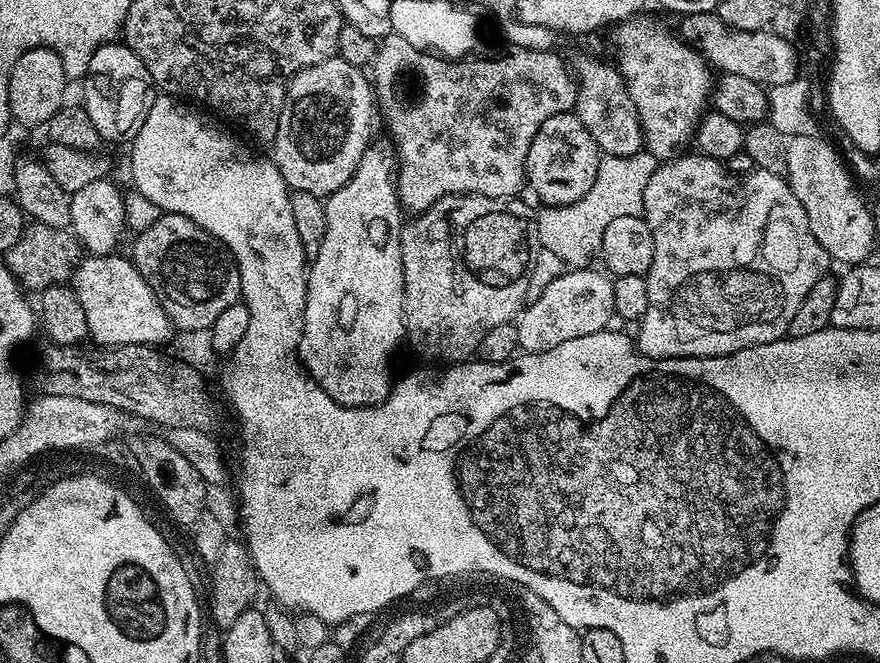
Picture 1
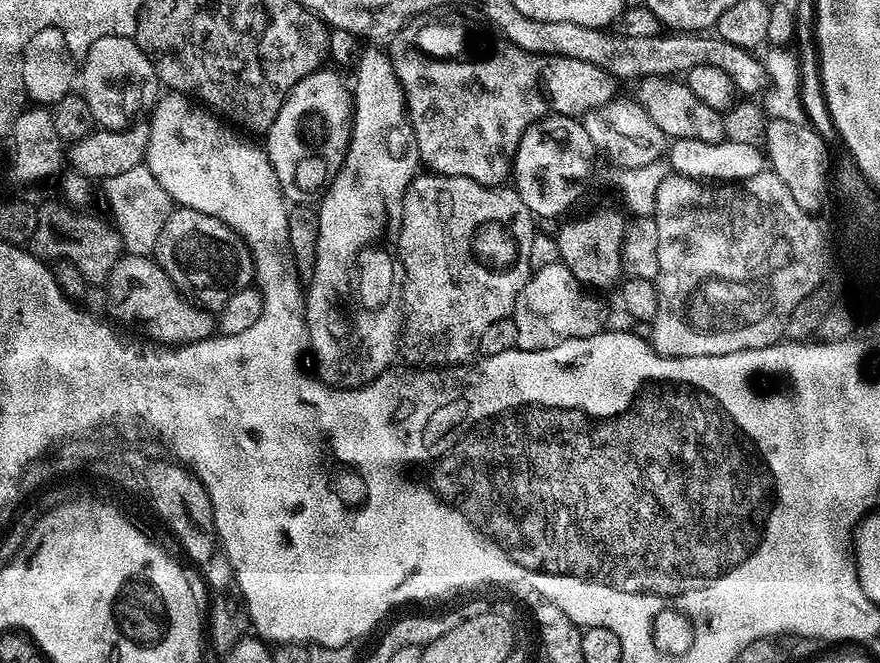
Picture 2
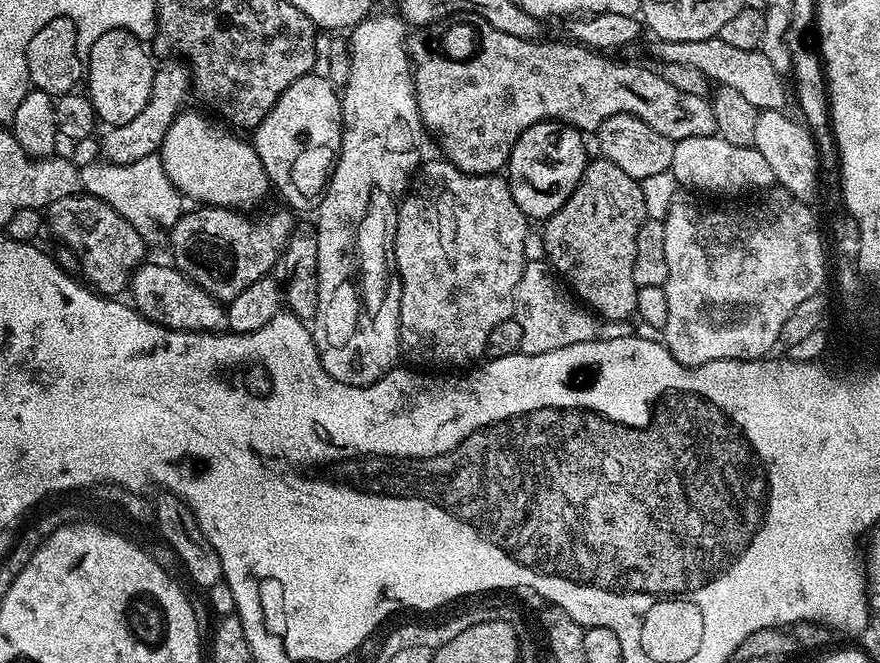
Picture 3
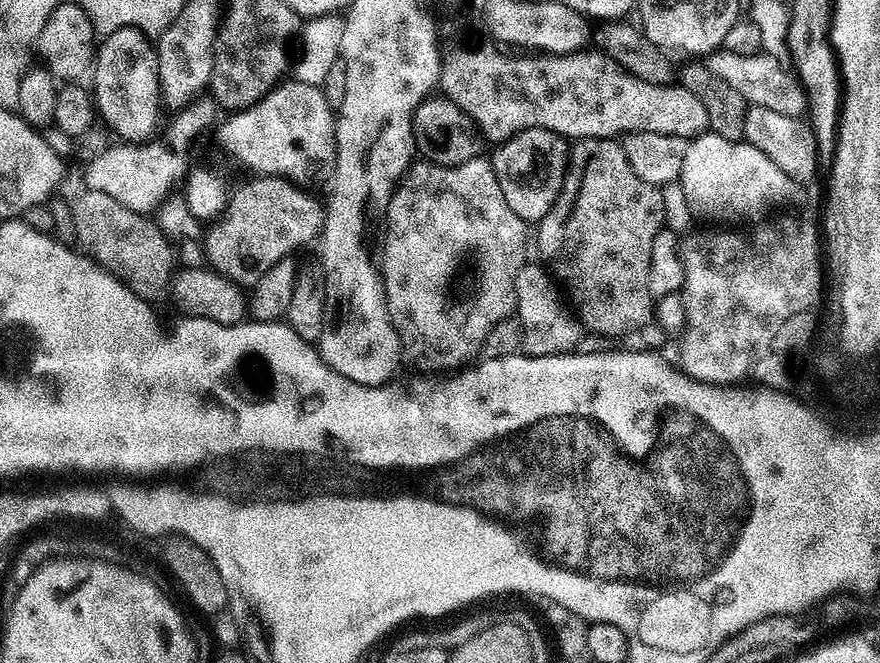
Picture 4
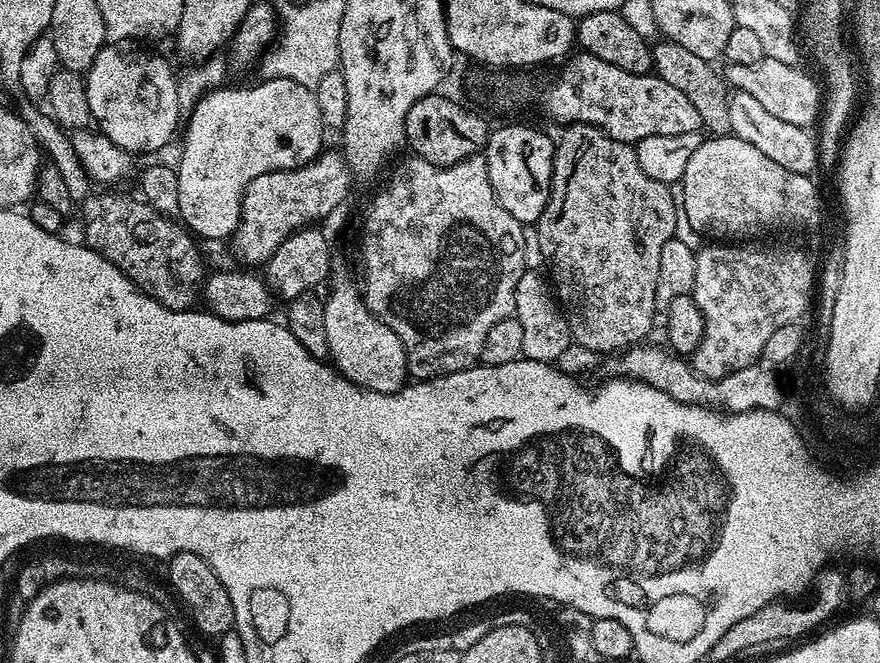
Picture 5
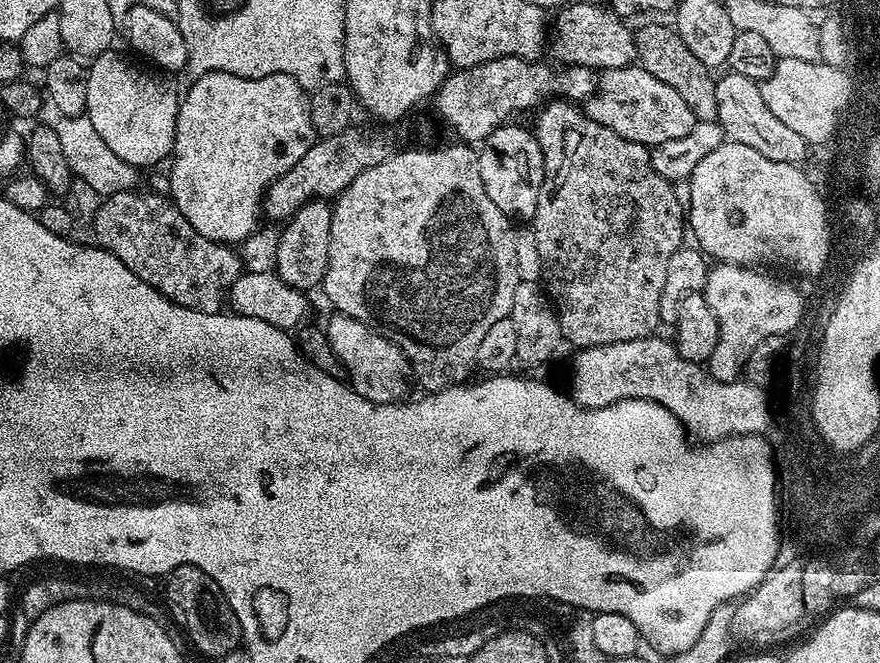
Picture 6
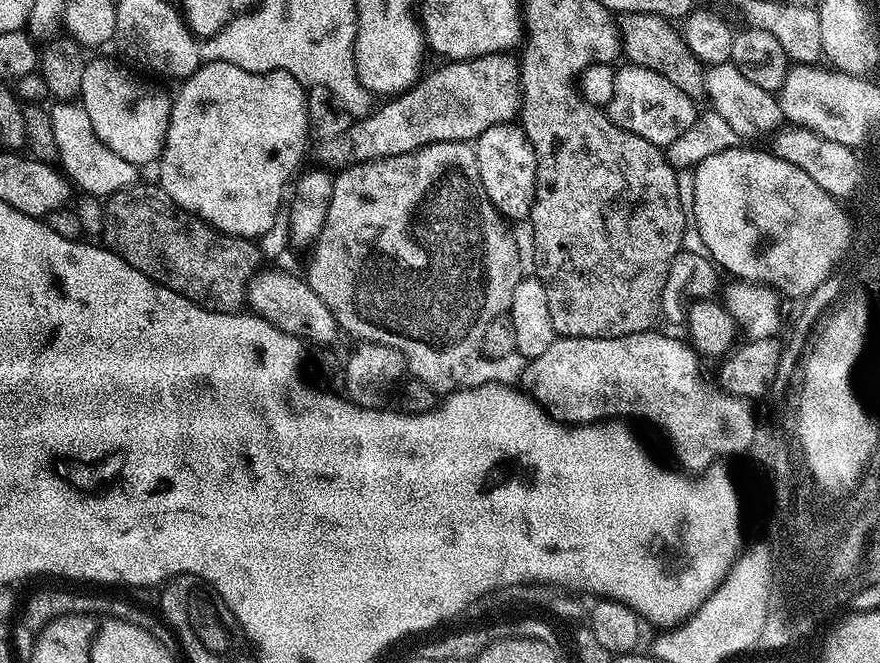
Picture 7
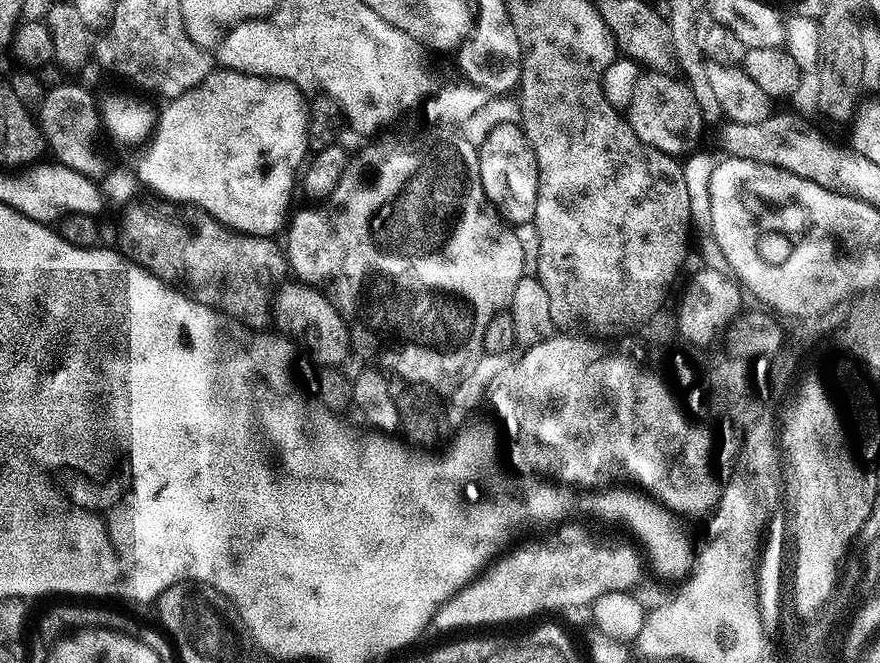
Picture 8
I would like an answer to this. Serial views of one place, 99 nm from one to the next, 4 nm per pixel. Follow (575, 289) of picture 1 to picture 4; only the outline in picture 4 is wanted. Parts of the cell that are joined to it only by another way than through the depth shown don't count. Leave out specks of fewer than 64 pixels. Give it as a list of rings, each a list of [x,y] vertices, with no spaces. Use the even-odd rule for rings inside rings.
[[[525,262],[514,278],[514,290],[516,291],[515,315],[524,331],[523,355],[563,356],[565,352],[574,352],[581,347],[582,325],[570,311],[557,281],[550,275],[547,267],[536,262]]]

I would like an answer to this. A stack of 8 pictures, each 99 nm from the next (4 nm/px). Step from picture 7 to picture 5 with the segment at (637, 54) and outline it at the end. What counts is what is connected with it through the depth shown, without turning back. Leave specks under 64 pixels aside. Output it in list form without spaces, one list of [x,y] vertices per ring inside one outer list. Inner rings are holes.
[[[659,41],[653,45],[652,58],[655,75],[660,76],[664,82],[686,95],[697,108],[699,120],[703,129],[711,135],[722,136],[731,133],[729,95],[730,88],[727,79],[716,72],[711,61],[699,58],[698,54],[691,53],[684,46],[672,41]]]

